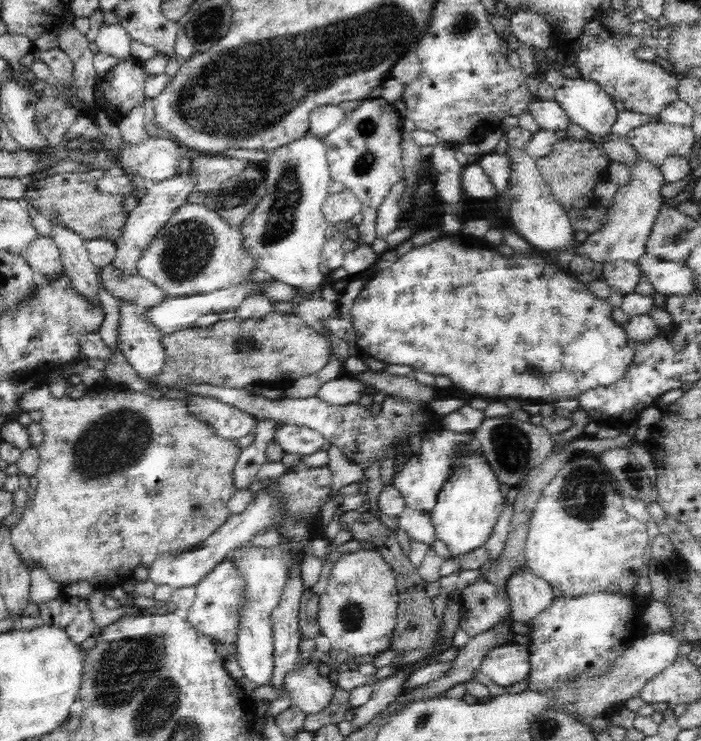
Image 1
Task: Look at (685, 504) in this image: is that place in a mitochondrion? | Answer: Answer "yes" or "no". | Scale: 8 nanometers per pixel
no

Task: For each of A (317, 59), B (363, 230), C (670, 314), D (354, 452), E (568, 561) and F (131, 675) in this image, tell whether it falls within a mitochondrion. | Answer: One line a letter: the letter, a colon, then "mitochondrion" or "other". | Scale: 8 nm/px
A: mitochondrion
B: other
C: other
D: mitochondrion
E: other
F: mitochondrion

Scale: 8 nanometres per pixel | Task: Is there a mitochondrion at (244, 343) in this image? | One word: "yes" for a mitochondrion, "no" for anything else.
yes

